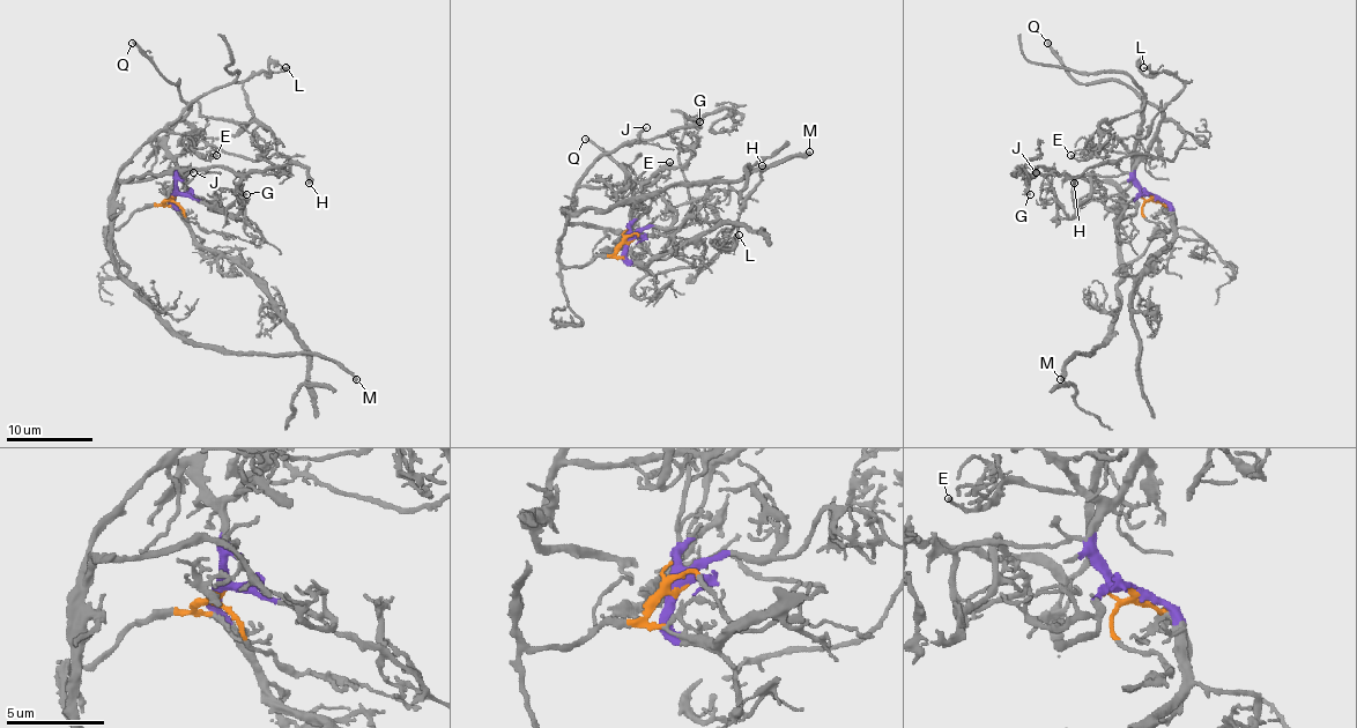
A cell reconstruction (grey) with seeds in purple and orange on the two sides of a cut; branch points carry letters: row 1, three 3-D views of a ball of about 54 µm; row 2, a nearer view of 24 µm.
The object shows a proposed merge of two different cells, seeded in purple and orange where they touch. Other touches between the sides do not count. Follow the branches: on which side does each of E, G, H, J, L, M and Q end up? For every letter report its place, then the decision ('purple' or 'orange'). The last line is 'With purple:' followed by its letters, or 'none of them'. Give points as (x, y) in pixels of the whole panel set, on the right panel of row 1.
E: at (1070, 155); purple
G: at (1030, 194); orange
H: at (1074, 183); purple
J: at (1036, 172); orange
L: at (1143, 67); orange
M: at (1060, 379); orange
Q: at (1047, 43); purple
With purple: E, H, Q

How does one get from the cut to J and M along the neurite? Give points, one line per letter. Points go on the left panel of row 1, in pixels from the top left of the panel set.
J: (176, 194), (160, 206), (145, 206), (105, 234), (115, 264), (112, 194), (118, 186), (146, 173), (193, 173)
M: (176, 194), (105, 234), (112, 264), (157, 312), (187, 339), (225, 351), (313, 354), (357, 379)

